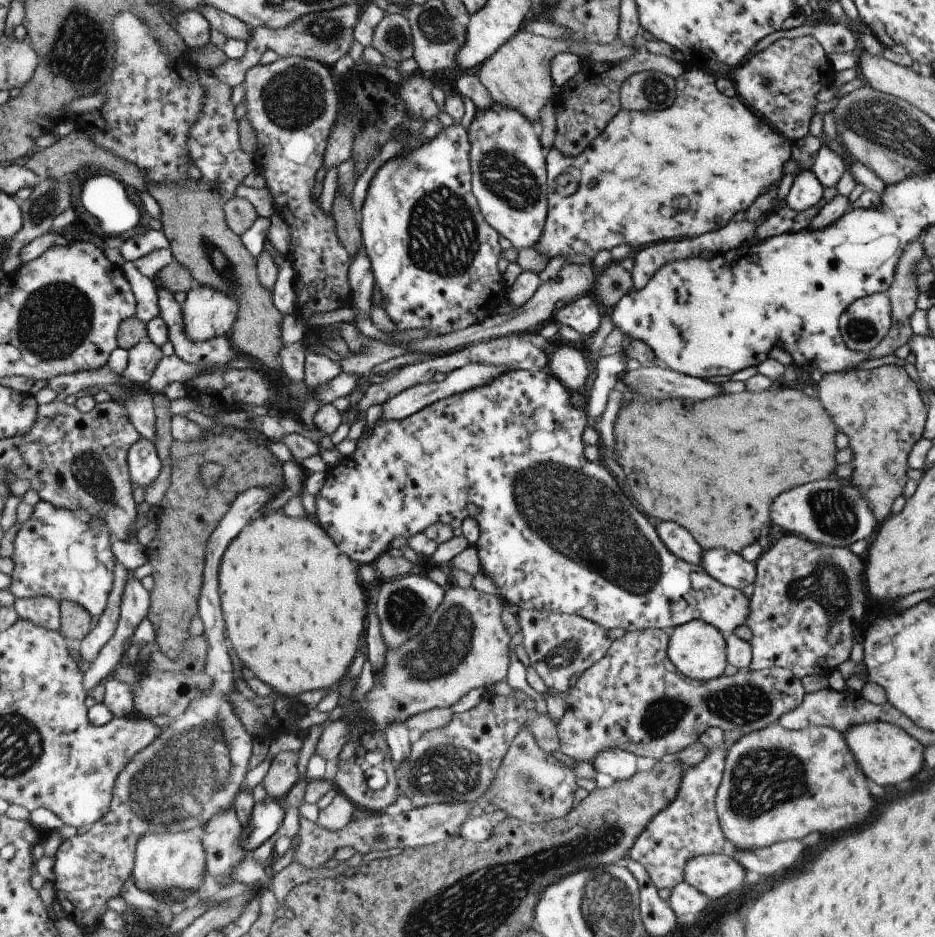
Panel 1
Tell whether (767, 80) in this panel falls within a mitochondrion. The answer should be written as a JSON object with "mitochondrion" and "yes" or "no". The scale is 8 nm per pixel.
{"mitochondrion":"yes"}

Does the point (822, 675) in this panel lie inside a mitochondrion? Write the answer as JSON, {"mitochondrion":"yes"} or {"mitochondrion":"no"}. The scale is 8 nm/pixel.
{"mitochondrion":"no"}

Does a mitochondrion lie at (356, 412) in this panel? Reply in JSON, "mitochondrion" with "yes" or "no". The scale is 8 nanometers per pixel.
{"mitochondrion":"no"}

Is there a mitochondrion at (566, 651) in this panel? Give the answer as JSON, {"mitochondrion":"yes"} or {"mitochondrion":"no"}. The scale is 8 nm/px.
{"mitochondrion":"yes"}

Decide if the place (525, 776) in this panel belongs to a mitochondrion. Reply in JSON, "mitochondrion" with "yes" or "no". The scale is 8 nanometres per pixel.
{"mitochondrion":"yes"}

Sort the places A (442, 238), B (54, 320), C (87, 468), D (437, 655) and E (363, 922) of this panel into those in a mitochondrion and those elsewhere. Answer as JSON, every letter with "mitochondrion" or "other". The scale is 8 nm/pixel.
{"A":"mitochondrion","B":"mitochondrion","C":"mitochondrion","D":"mitochondrion","E":"other"}

